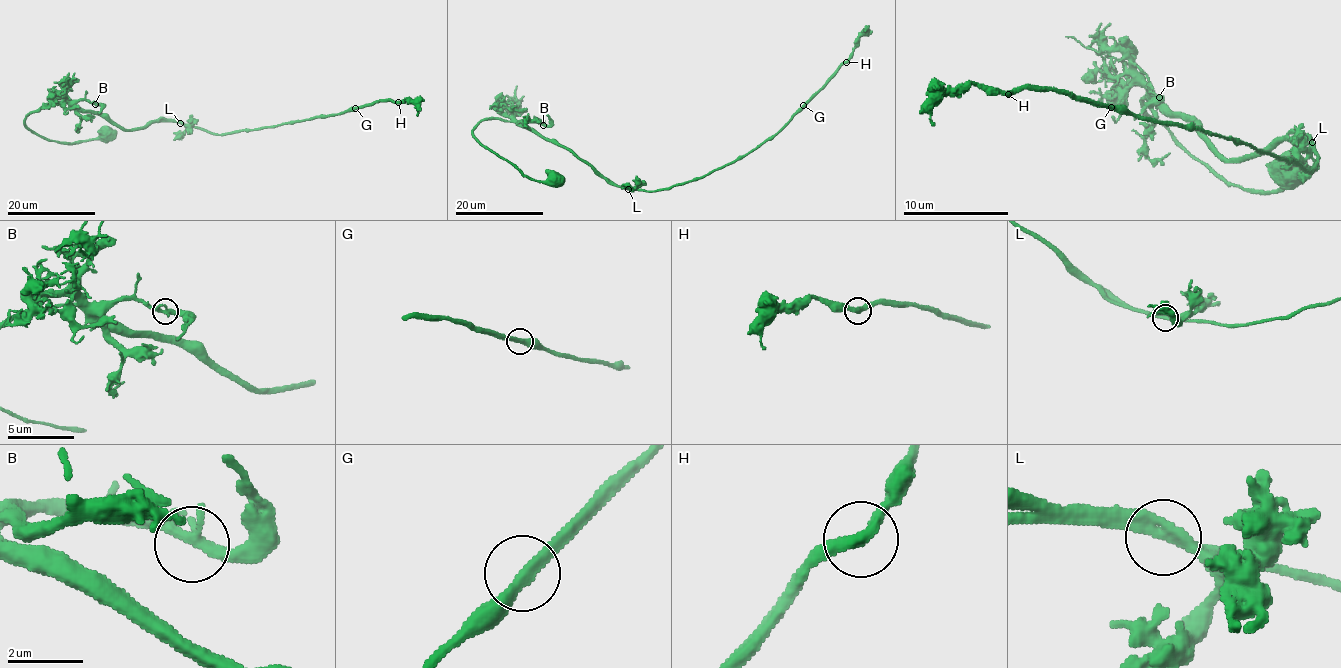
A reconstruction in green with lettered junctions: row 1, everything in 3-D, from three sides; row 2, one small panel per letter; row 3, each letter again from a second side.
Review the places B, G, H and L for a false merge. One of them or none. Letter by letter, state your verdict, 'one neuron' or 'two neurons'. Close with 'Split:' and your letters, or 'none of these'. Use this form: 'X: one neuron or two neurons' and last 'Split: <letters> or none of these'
B: one neuron
G: one neuron
H: one neuron
L: one neuron
Split: none of these

